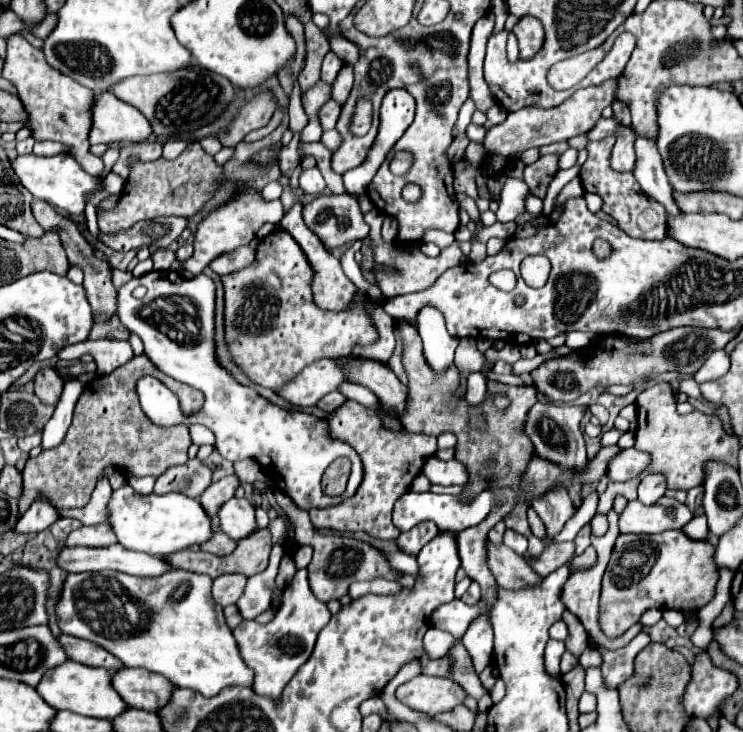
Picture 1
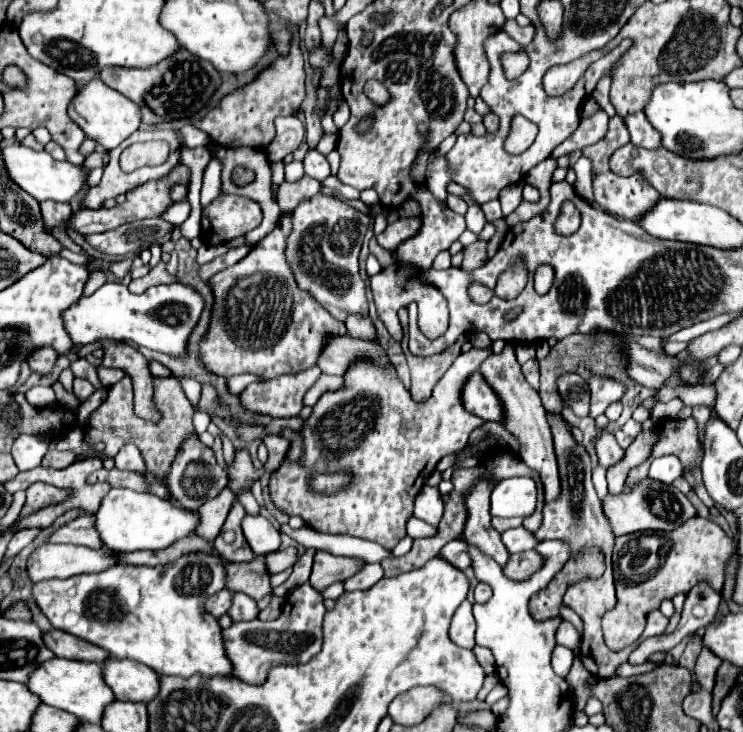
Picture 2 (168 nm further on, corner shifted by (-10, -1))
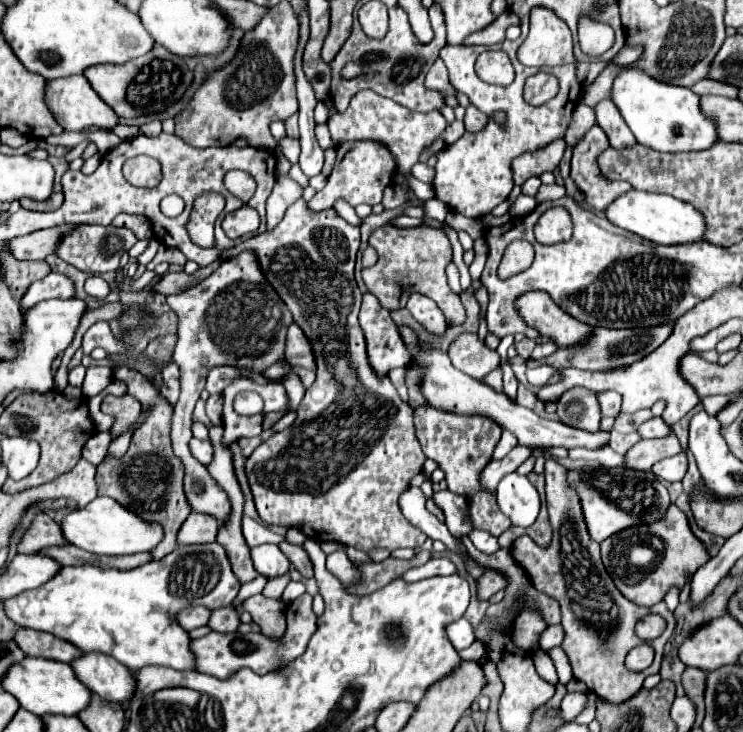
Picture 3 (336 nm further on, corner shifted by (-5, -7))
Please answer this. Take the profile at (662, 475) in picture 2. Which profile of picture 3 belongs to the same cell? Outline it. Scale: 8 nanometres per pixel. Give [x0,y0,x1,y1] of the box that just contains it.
[651,452,687,482]

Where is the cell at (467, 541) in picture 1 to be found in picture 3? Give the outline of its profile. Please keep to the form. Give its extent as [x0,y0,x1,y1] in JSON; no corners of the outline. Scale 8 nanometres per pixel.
[401,556,455,582]

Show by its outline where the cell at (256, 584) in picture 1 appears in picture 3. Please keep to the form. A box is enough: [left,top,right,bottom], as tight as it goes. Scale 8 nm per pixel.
[207,606,241,632]

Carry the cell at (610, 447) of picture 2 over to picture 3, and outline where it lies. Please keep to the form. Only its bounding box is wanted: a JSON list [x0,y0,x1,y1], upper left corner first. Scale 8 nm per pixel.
[399,326,609,450]

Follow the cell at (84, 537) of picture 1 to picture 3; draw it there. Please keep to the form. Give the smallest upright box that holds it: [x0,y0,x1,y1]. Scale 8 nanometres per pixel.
[17,514,67,554]

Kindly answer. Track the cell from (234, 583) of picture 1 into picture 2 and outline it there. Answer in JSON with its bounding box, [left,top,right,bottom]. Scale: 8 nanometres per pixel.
[204,588,232,618]

